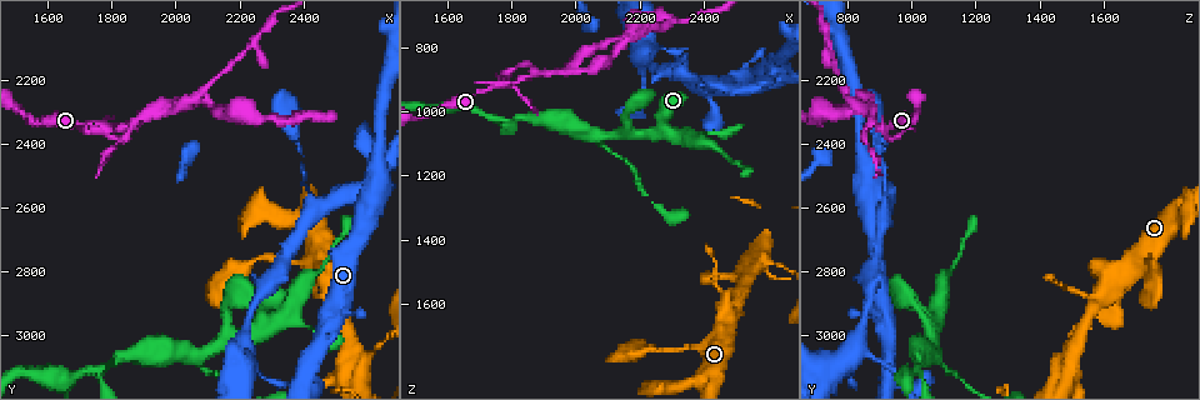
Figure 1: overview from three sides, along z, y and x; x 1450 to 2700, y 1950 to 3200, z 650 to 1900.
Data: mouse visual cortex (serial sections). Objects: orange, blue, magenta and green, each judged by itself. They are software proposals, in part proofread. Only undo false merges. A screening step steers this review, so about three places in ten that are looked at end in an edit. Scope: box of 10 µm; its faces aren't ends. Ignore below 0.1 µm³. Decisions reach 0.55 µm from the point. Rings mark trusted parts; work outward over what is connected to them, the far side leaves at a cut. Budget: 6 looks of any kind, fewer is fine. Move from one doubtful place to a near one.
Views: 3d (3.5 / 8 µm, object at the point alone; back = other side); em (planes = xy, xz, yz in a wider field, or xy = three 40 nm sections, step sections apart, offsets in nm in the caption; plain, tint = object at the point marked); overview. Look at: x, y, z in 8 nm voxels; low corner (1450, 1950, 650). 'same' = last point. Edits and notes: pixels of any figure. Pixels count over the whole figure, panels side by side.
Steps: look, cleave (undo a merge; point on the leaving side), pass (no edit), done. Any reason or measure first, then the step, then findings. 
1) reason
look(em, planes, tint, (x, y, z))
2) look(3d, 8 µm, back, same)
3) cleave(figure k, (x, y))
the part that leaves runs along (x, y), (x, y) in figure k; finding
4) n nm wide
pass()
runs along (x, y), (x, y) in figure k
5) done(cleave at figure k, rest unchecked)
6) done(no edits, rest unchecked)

look(3d, 3.5 µm, (2300, 2960, 1070))

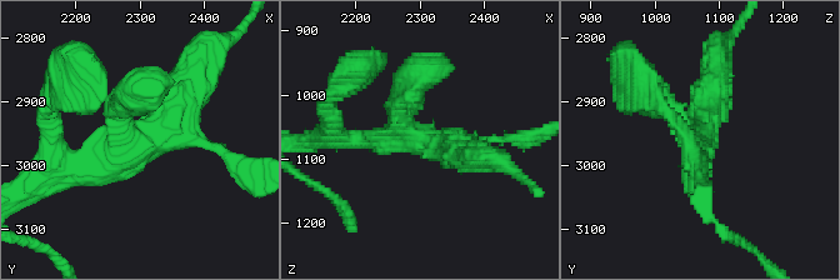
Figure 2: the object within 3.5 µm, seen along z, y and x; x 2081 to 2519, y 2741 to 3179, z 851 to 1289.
look(em, planes, tint, (2300, 2960, 1070))

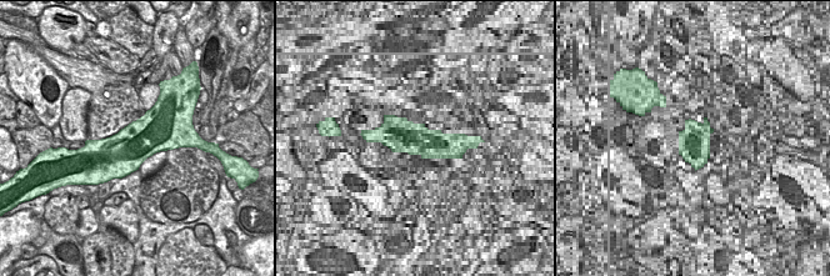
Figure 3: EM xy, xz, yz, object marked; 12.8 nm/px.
550 nm wide
pass()
runs along (411, 86), (400, 129), (473, 154) in figure 2; all the same cell

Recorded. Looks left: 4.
branch point
look(3d, 3.5 µm, (2070, 3070, 1070))

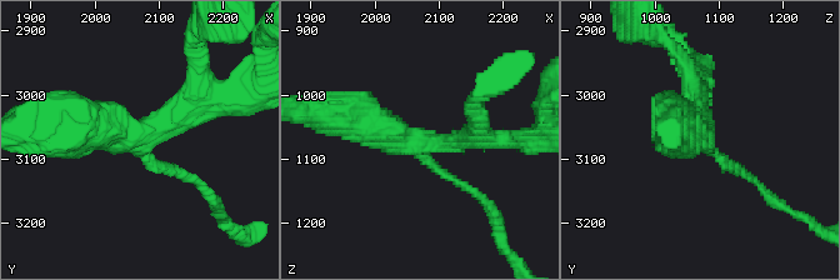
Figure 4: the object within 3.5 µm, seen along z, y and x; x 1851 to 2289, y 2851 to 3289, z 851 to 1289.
3 arms; arms of 100, 300, 500 nm
look(em, xy, step 3, tint, (2060, 3060, 1070))

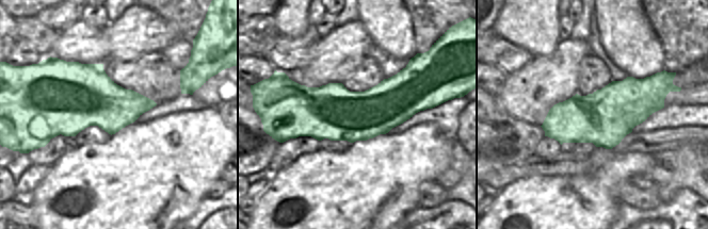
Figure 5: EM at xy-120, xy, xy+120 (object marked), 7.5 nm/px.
pass()
runs along (209, 89), (136, 135), (60, 128) in figure 4; one cell here

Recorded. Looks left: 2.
side arm on a straight run
look(3d, 3.5 µm, (1980, 2280, 870))

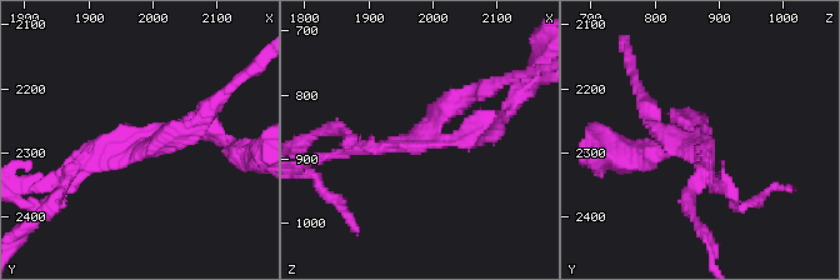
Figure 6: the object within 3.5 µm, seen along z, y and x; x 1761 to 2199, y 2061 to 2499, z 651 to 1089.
3 arms; arms of 200, 250, 250 nm; now the EM
look(em, planes, tint, (1980, 2290, 880))

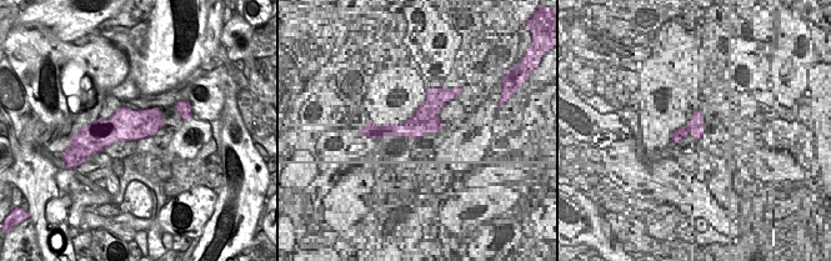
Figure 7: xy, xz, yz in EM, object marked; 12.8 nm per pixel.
420 nm wide
cleave(figure 6, (46, 214))
two cells meet here

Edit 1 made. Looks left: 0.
done(cleave at figure 6, rest unchecked)

